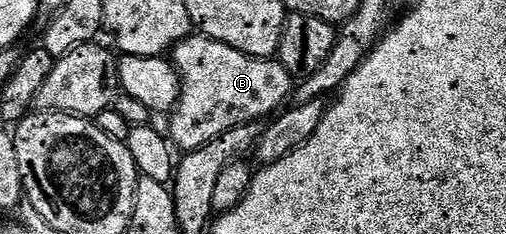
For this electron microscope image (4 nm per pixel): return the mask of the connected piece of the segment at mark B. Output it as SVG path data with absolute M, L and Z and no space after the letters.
M190 36L176 44L173 49L173 61L176 70L179 71L179 79L183 81L183 87L179 103L169 118L169 138L178 149L180 146L180 151L183 152L201 148L209 140L229 132L229 128L237 128L246 122L258 122L274 115L293 90L293 79L278 60L251 58L237 48L229 48L229 44L213 42L206 36L198 37Z

